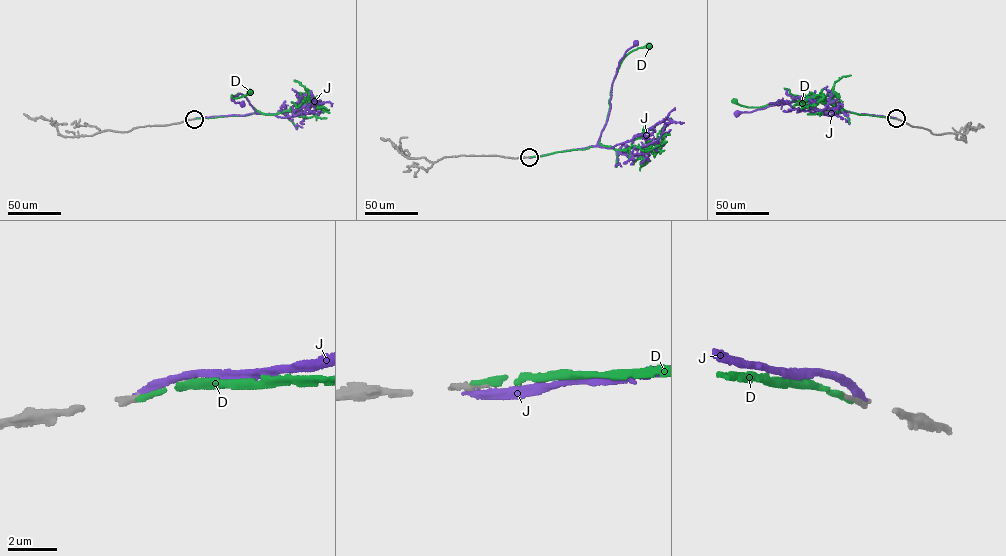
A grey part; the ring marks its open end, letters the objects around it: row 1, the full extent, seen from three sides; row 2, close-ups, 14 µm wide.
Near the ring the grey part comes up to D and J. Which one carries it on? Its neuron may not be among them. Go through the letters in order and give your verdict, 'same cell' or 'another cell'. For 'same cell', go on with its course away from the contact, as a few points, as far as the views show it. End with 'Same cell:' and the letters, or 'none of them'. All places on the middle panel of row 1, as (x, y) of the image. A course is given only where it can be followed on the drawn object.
D: same cell; it runs (529, 157), (597, 145), (606, 122), (612, 82), (623, 59), (632, 51), (649, 45)
J: another cell
Same cell: D

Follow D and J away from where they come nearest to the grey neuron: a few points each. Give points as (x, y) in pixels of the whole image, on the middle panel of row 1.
D: (529, 157), (597, 145), (606, 122), (612, 82), (623, 59), (632, 51), (649, 45)
J: (529, 157), (598, 146), (610, 107), (612, 83), (619, 62), (636, 42)

